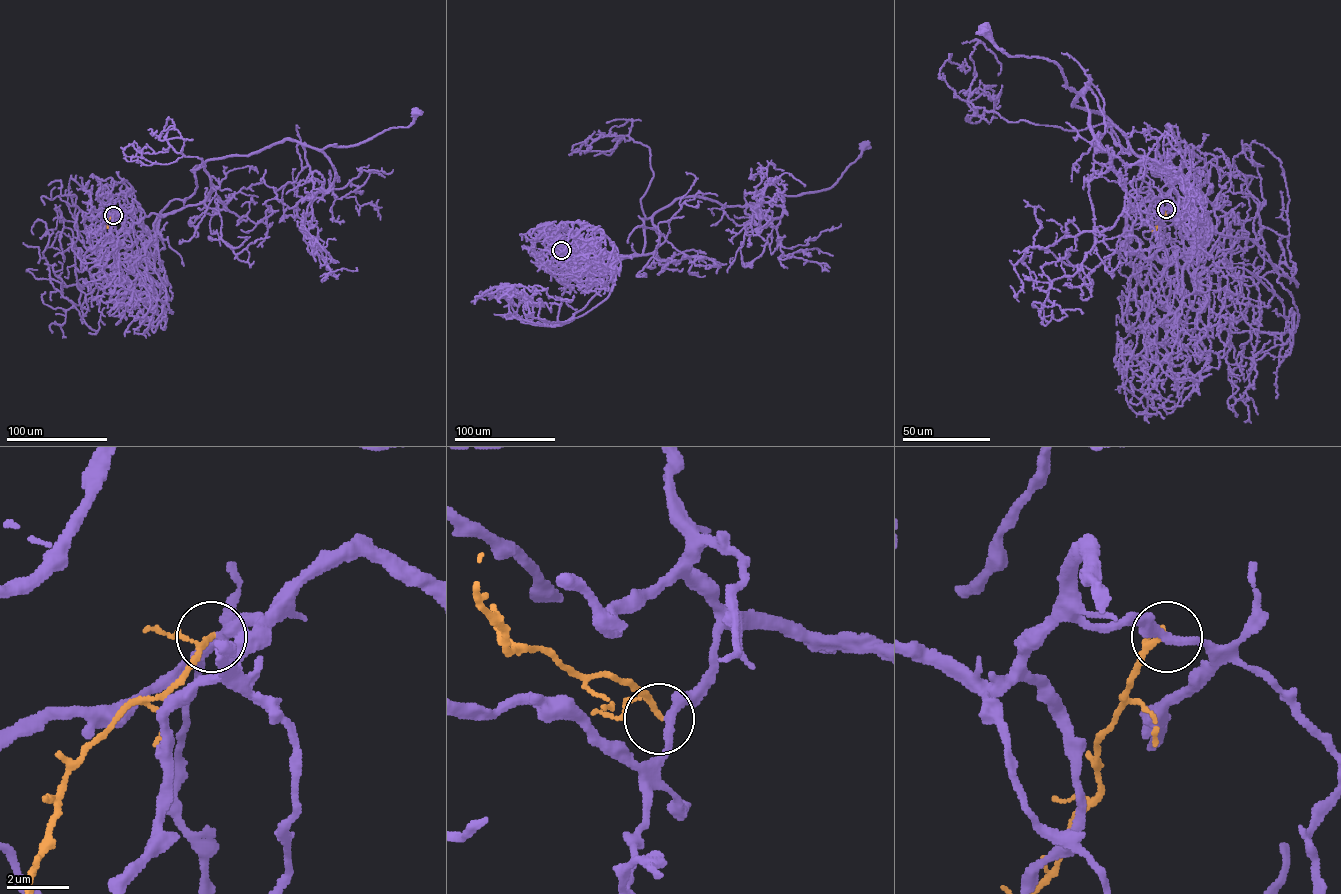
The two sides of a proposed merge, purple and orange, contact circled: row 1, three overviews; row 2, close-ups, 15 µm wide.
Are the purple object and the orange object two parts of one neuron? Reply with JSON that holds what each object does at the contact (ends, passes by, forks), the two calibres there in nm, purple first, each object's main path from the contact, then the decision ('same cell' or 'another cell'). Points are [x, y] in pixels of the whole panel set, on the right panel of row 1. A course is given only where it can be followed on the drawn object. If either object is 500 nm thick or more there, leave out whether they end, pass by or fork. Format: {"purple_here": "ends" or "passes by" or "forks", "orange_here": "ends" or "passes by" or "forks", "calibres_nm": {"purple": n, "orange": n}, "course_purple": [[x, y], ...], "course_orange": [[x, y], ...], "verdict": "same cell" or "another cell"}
{"purple_here": "passes by", "orange_here": "passes by", "calibres_nm": {"purple": 280, "orange": 130}, "course_purple": [[1166, 209], [1156, 223], [1176, 211], [1165, 176], [1073, 105], [1089, 78], [1080, 95], [984, 30]], "course_orange": [[1166, 209], [1152, 231]], "verdict": "another cell"}

